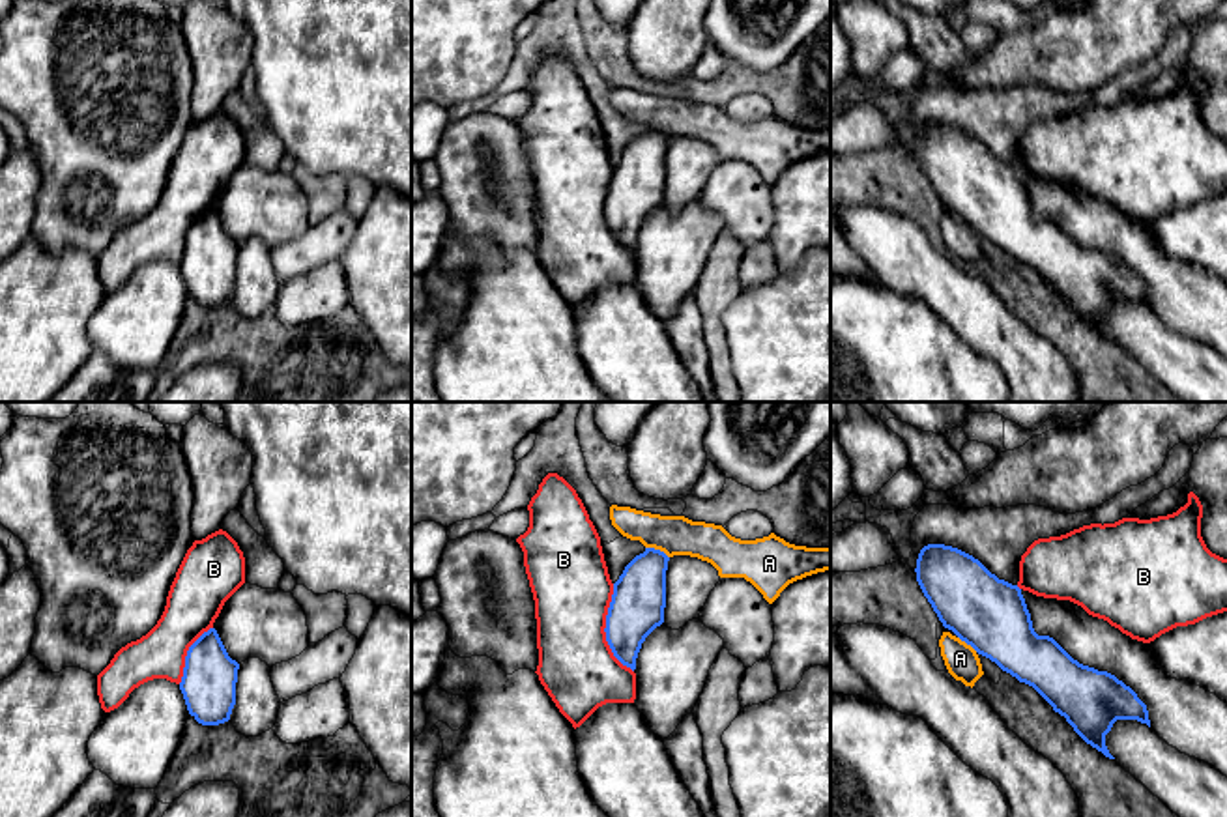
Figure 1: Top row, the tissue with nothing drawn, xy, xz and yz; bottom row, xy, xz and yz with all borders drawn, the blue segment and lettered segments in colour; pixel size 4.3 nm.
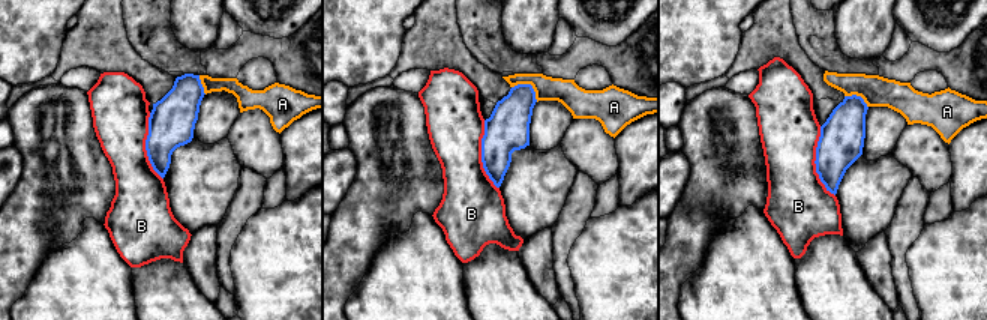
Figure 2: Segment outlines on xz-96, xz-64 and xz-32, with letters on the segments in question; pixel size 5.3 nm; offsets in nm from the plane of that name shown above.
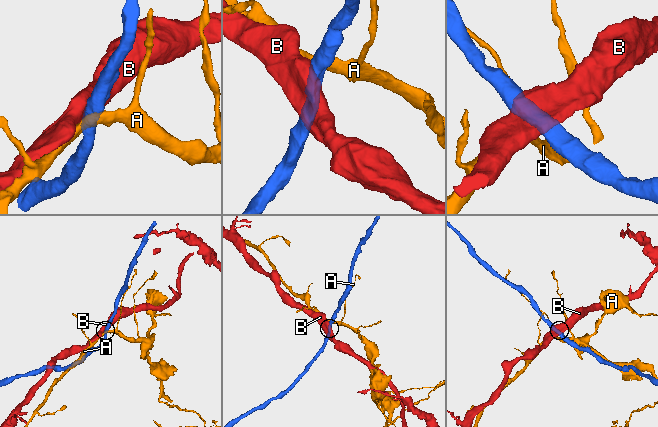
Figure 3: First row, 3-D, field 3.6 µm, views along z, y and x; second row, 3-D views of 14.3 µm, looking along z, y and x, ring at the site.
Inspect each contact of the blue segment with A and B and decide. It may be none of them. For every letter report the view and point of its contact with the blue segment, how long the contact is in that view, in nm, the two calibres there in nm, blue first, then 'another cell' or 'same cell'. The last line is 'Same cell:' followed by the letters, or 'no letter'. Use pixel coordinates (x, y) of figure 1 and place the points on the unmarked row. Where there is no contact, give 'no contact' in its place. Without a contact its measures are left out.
A: meets blue in xz at (657, 131); contact 120 nm long; 240 nm thick on the blue side, 180 nm on the other; another cell
B: meets blue in xz at (605, 210); contact 400 nm long; 240 nm thick on the blue side, 340 nm on the other; another cell
Same cell: no letter

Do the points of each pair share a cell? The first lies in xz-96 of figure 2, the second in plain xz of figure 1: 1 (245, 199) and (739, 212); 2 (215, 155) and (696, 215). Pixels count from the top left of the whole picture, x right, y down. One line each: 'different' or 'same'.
1: different
2: same

